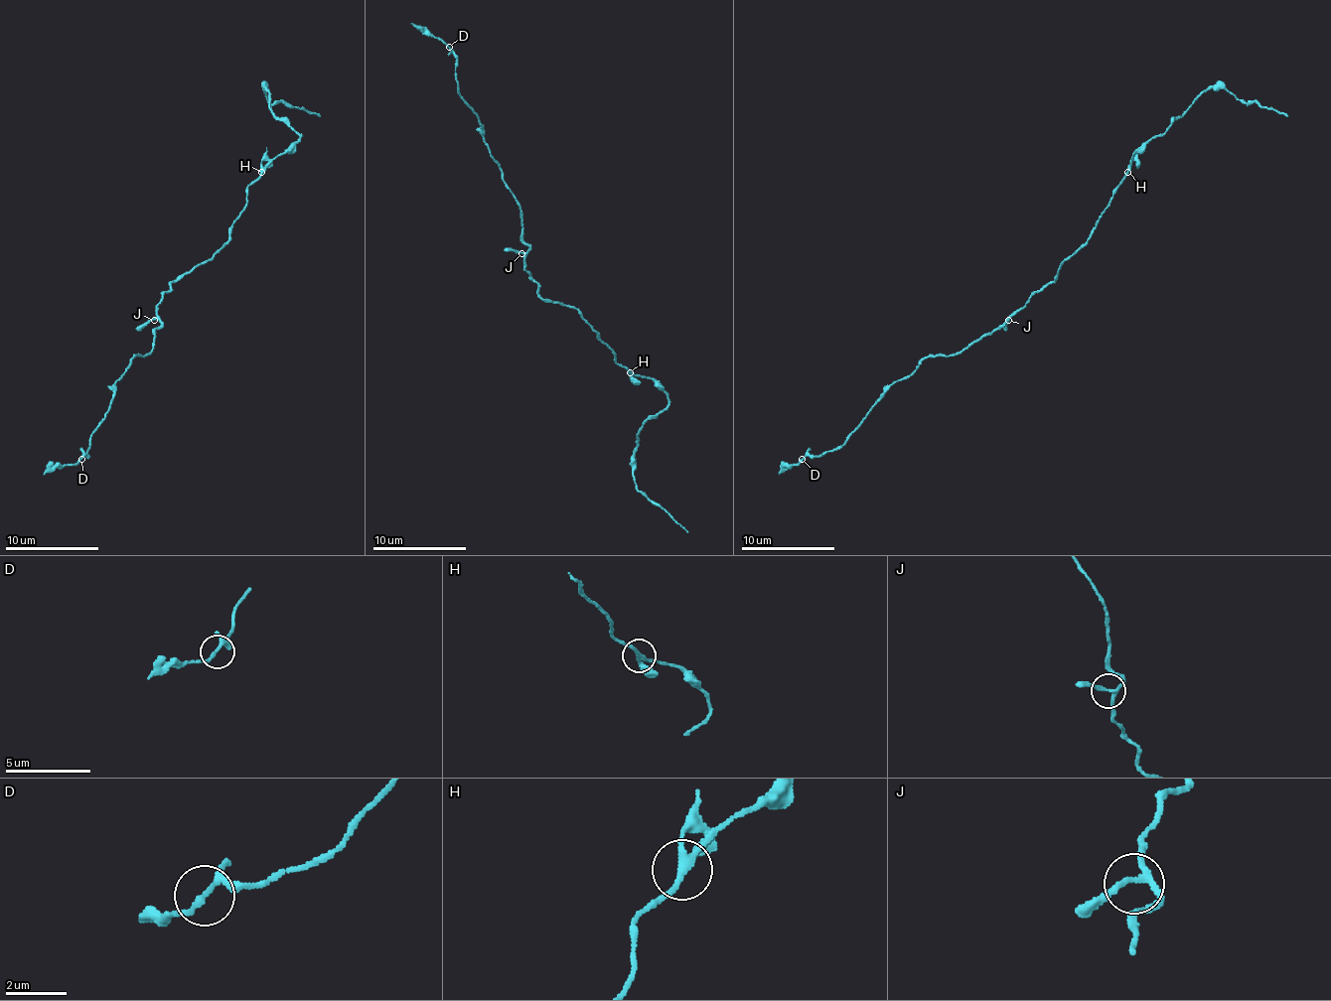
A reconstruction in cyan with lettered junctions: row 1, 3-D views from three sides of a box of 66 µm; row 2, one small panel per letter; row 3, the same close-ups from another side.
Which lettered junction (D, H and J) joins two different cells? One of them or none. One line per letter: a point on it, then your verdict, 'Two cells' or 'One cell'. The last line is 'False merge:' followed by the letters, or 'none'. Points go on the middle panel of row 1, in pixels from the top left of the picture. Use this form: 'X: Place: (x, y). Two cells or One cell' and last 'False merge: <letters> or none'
D: Place: (449, 47). One cell
H: Place: (630, 372). One cell
J: Place: (521, 253). One cell
False merge: none

